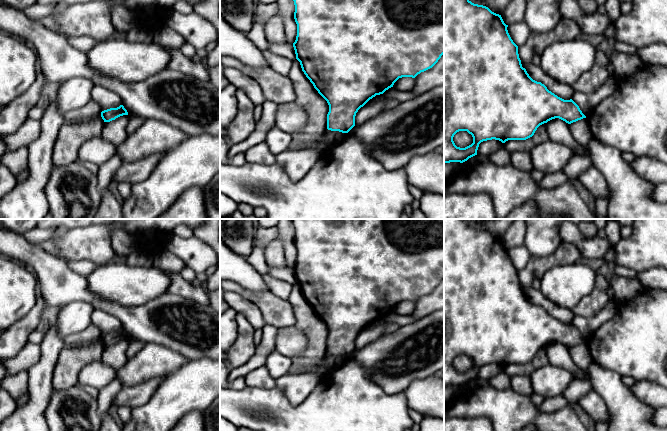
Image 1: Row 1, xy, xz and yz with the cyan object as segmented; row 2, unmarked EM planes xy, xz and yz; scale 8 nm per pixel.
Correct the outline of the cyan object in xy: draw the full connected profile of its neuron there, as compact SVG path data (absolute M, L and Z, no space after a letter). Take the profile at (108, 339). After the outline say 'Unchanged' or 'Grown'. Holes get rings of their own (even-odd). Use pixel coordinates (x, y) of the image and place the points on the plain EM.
M120 329L117 332L110 332L101 336L101 341L104 346L110 346L123 339L128 339L128 336L123 329Z. Unchanged

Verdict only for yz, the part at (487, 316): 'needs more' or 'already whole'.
already whole

